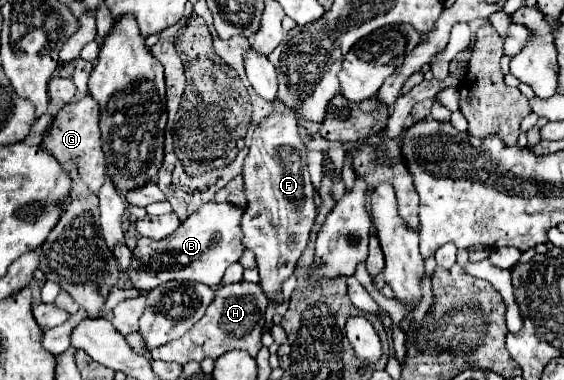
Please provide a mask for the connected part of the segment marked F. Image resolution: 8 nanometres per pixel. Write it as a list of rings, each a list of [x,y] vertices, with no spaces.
[[[275,98],[273,104],[277,104],[273,112],[257,124],[243,164],[245,194],[249,204],[241,218],[245,248],[257,256],[261,288],[267,298],[275,298],[283,280],[293,274],[297,260],[309,244],[311,226],[317,216],[317,206],[313,202],[315,188],[307,172],[307,148],[299,136],[297,114],[279,98]]]

